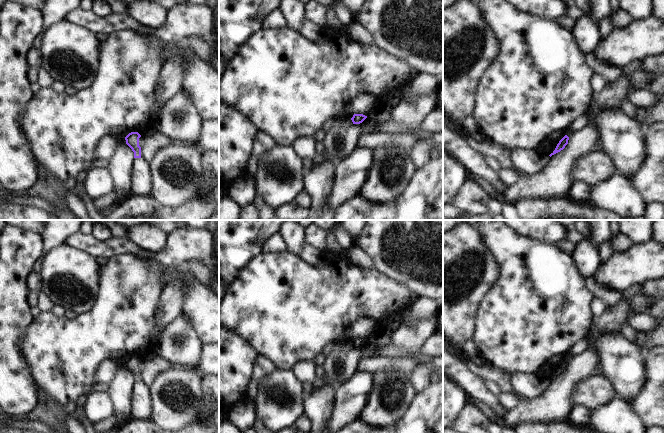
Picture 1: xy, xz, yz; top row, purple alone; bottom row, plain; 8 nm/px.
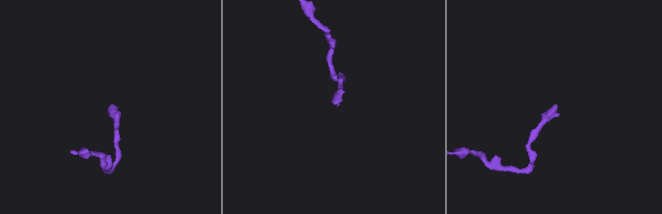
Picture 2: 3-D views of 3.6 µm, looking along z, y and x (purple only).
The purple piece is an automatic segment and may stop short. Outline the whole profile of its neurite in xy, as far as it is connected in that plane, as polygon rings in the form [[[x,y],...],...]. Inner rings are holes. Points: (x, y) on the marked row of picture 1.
[[[131,132],[126,137],[126,144],[134,152],[134,158],[141,158],[141,147],[139,146],[139,138],[141,135],[138,132]]]

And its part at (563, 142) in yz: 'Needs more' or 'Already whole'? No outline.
Already whole

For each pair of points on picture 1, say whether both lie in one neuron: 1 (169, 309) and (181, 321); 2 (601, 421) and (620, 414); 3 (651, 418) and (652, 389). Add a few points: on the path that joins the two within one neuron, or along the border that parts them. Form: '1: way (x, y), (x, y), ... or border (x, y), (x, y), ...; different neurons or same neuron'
1: border (182, 313), (164, 326); different neurons
2: way (606, 419), (615, 418); same neuron
3: way (652, 411), (652, 396); same neuron

